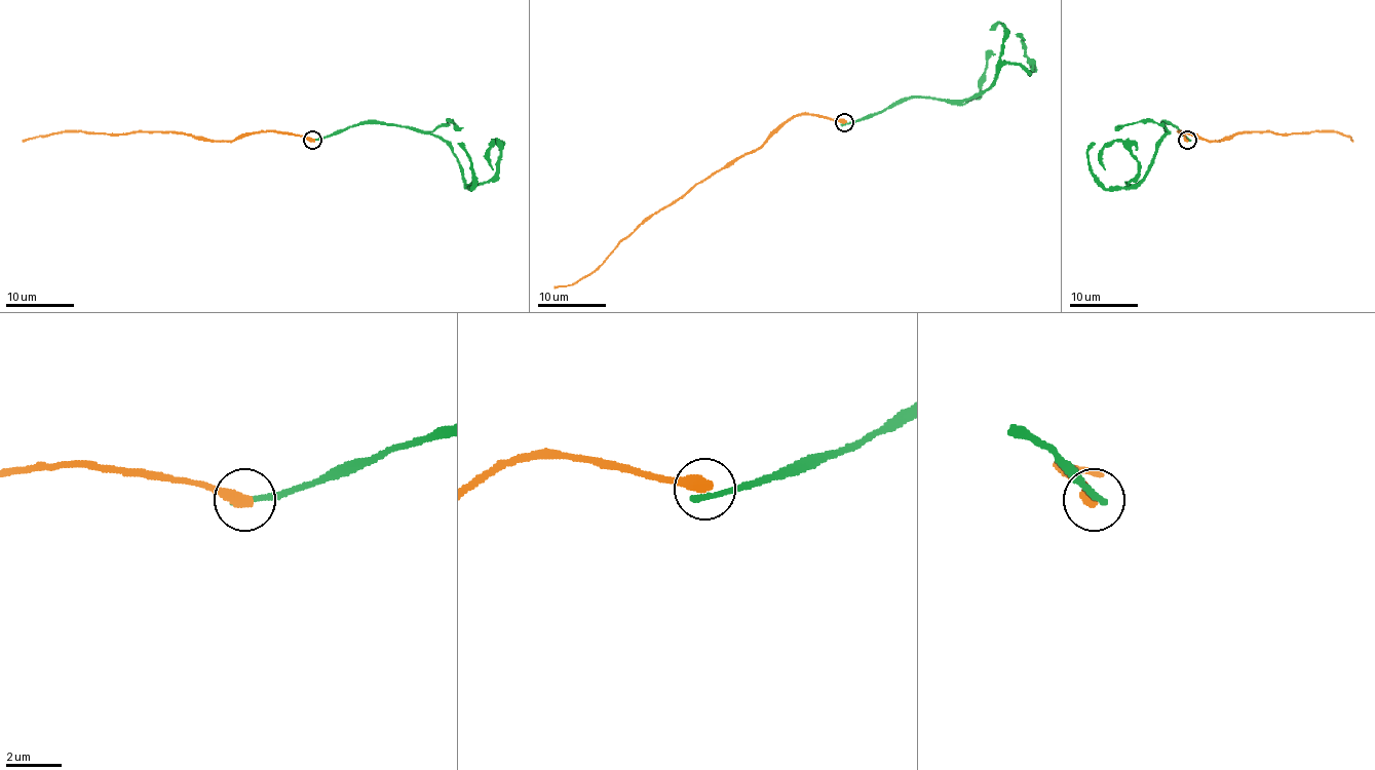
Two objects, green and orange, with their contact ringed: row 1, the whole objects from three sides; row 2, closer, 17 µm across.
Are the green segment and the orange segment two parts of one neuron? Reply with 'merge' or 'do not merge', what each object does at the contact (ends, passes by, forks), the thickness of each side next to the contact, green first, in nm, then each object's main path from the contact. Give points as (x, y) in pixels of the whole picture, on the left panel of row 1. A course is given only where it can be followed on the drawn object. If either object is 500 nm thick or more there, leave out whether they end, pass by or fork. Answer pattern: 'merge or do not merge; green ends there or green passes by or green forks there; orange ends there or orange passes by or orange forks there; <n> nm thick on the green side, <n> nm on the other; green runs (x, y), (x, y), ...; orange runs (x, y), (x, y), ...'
do not merge; green ends there; orange ends there; 240 nm thick on the green side, 480 nm on the other; green runs (313, 140), (361, 124), (415, 127), (451, 148), (467, 186), (497, 170), (493, 141), (493, 170); orange runs (312, 140), (277, 130), (261, 130), (228, 141), (199, 140), (180, 132), (117, 135), (61, 130), (23, 141)

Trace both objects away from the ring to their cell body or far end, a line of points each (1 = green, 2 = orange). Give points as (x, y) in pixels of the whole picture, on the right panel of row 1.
1: (1187, 140), (1161, 124), (1148, 171), (1135, 186), (1138, 160), (1120, 141), (1110, 141), (1100, 165), (1105, 170)
2: (1187, 140), (1179, 130), (1212, 141), (1225, 140), (1237, 132), (1336, 130), (1353, 141)

